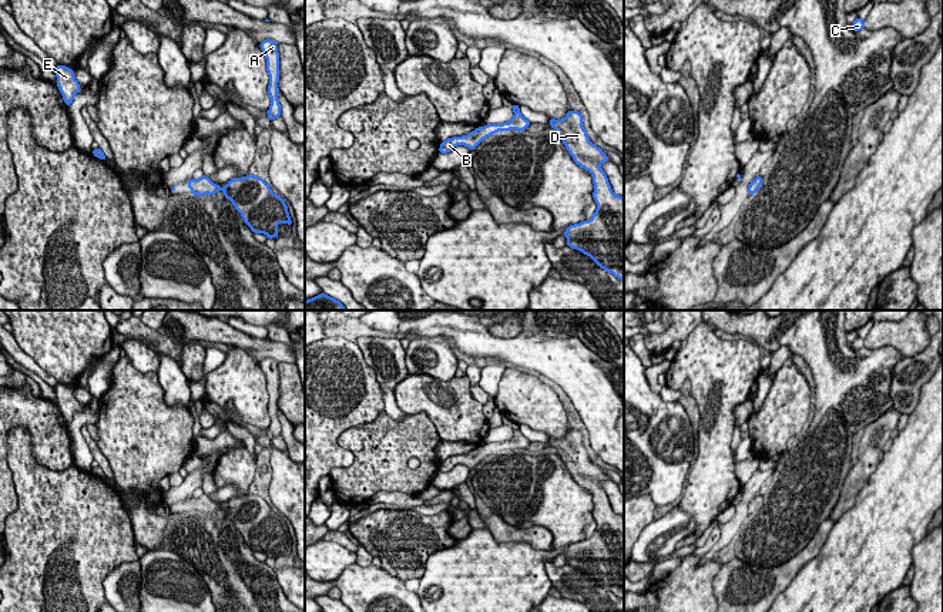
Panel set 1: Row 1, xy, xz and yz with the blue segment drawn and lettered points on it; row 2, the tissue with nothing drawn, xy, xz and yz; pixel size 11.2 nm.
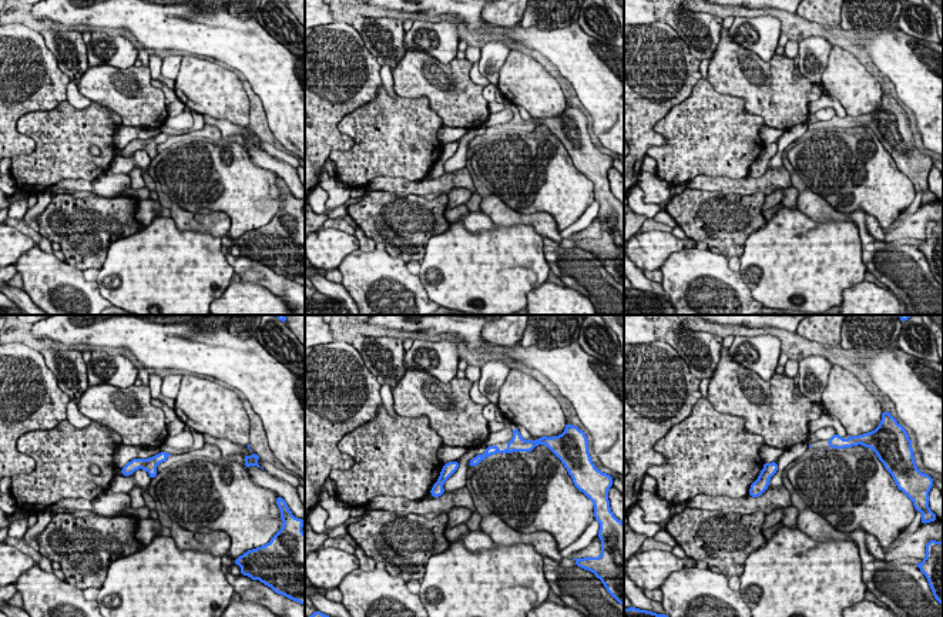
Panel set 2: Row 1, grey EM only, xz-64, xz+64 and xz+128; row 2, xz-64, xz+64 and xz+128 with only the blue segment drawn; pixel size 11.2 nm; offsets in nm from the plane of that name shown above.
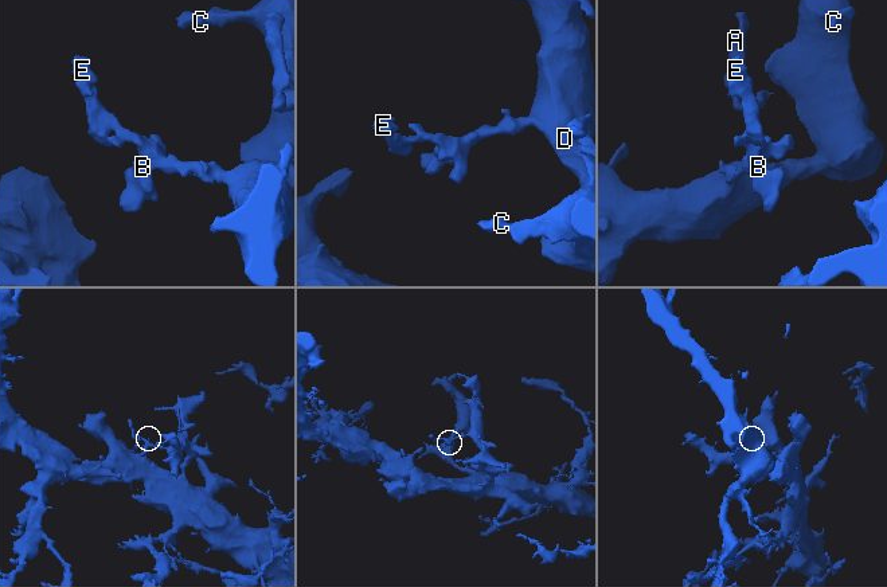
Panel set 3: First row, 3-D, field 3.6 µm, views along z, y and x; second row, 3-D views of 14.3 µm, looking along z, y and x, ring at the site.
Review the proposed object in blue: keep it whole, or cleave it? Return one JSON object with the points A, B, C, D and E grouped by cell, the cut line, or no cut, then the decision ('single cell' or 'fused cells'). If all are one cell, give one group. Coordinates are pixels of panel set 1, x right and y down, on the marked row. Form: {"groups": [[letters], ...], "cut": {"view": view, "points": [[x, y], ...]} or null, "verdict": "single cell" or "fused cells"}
{"groups": [["A", "B", "C", "D", "E"]], "cut": null, "verdict": "single cell"}

